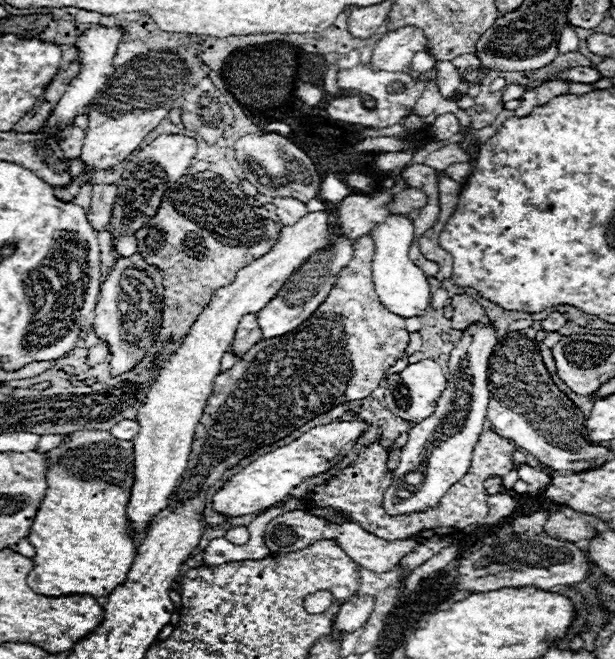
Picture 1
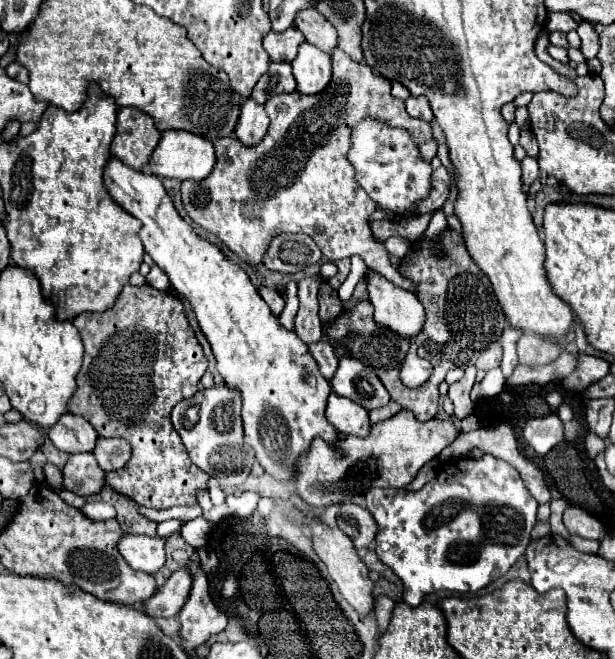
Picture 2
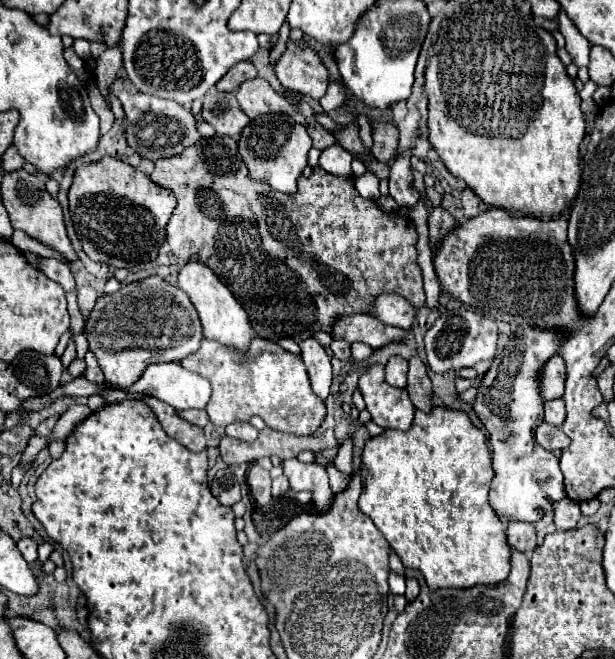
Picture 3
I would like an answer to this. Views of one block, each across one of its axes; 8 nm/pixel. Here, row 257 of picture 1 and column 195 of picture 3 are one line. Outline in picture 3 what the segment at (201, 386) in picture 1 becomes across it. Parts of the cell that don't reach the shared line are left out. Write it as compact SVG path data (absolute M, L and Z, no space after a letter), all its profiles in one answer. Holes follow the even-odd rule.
M186 262L178 274L178 286L188 294L196 308L202 322L204 338L230 346L236 350L238 356L244 356L244 350L248 350L248 344L252 340L252 326L244 308L236 302L232 292L218 280L218 276L200 262Z

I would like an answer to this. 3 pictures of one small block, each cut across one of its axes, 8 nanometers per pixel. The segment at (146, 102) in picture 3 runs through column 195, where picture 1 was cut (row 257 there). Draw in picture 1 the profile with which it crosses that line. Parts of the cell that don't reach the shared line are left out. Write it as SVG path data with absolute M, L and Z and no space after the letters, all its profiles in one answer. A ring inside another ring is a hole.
M138 252L126 258L120 256L112 264L108 278L102 284L98 304L94 308L96 334L110 346L112 374L120 374L136 366L136 362L144 358L144 352L158 340L164 304L162 294L164 294L162 272L156 266L146 264L146 260Z

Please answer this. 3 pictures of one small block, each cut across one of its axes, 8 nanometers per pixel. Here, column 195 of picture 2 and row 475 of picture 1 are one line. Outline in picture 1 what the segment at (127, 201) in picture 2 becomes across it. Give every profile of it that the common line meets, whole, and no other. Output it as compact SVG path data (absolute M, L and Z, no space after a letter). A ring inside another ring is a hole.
M332 422L324 426L316 426L308 432L304 432L294 442L276 448L264 456L258 456L254 462L250 462L246 468L242 468L238 474L226 480L226 484L212 496L212 508L228 518L244 516L244 514L256 514L268 506L274 506L282 502L292 488L296 488L302 480L322 474L326 468L334 466L356 442L356 438L364 432L364 422Z

